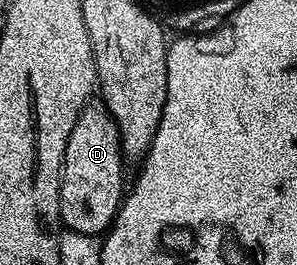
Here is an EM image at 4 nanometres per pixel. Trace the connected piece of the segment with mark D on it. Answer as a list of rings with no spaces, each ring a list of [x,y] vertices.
[[[91,99],[76,118],[76,126],[72,126],[72,134],[68,138],[66,147],[66,162],[62,177],[62,193],[60,194],[60,206],[62,207],[62,222],[69,231],[98,236],[105,233],[114,223],[114,216],[122,207],[124,199],[124,184],[122,188],[122,143],[120,142],[120,130],[101,99]]]

